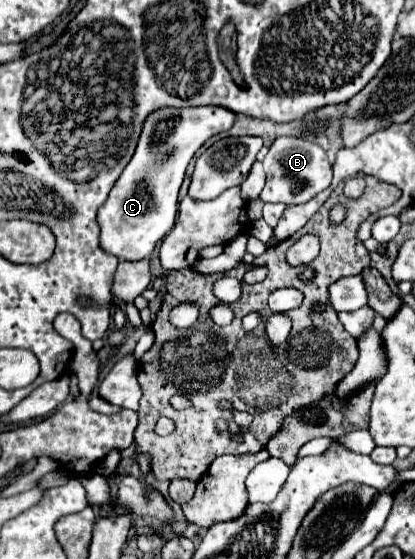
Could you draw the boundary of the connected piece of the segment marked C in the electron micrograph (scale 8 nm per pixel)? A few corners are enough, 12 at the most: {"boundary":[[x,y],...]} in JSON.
{"boundary":[[164,107],[98,211],[102,249],[150,257],[224,107]]}

